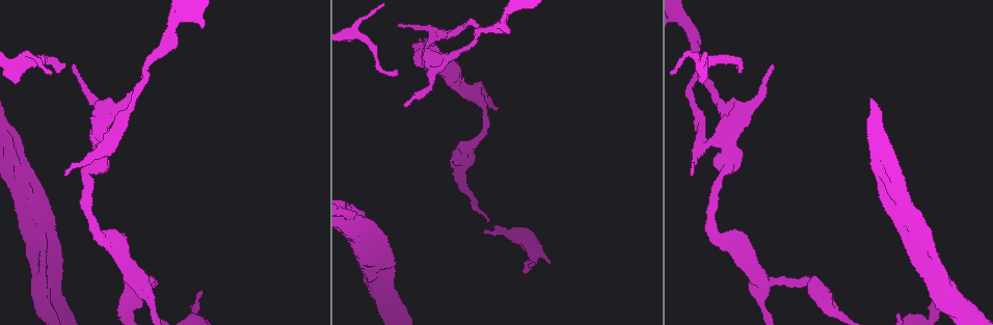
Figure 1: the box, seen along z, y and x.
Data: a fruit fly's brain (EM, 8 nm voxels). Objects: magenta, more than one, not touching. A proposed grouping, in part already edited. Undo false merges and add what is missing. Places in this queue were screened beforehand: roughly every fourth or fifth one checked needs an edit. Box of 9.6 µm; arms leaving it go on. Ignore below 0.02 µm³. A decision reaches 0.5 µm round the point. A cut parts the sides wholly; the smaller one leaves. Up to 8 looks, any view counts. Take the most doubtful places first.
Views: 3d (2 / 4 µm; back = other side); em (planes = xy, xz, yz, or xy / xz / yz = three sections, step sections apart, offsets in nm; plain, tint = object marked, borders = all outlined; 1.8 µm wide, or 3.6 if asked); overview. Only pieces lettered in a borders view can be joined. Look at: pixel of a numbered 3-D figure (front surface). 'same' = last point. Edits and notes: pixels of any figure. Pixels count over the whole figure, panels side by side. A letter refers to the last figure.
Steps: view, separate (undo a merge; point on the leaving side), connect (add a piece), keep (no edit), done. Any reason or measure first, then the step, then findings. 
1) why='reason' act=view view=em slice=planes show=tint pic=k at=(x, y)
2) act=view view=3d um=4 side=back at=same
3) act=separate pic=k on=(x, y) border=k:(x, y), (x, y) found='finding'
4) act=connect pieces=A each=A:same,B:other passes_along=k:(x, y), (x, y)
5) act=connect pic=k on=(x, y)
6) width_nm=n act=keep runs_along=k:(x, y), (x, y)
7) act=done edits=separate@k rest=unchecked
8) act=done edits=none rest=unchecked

why='thin end' act=view view=3d um=4 pic=1 at=(396, 70)

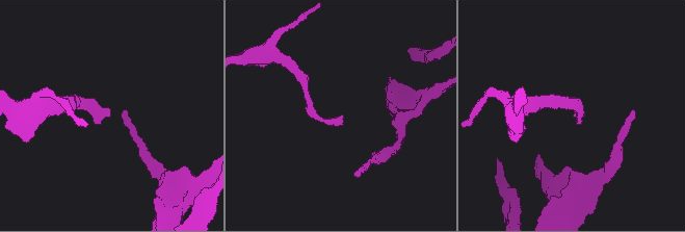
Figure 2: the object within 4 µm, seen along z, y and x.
act=view view=em slice=planes show=borders pic=2 at=(576, 116)

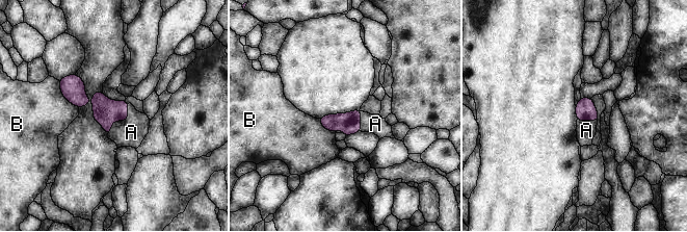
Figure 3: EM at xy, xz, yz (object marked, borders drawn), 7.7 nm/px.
act=connect pieces=A each=A:same,B:other passes_along=3:(105, 111), (120, 120), (131, 132) found='the neuron continues'

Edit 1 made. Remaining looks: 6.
act=view view=overview

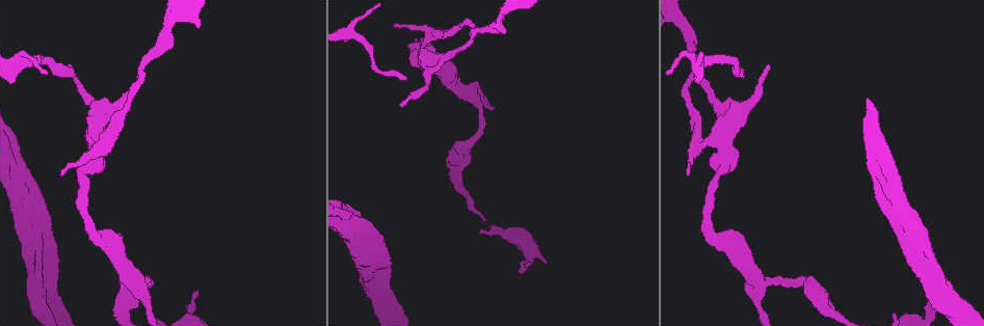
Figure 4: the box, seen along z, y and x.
why='branch stops here' act=view view=em slice=planes show=borders pic=4 at=(198, 293)

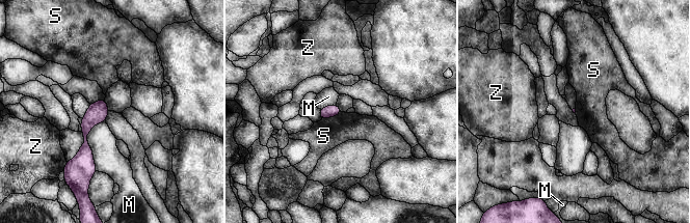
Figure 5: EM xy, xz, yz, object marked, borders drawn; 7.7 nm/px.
act=keep each=M:other,S:other,Z:other border=5:(342, 112), (320, 120) found='none of them fits'

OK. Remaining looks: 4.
why='an open end' act=view view=em slice=xz step=16 show=borders pic=4 at=(482, 230)

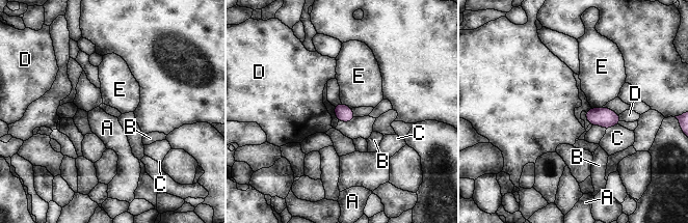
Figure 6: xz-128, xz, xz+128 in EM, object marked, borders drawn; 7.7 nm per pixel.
act=keep each=A:other,B:other,C:other,D:other,E:other border=6:(602, 106), (591, 108) found='no lettered piece goes on from it'

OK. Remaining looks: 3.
act=done edits=connect@3 rest=unchecked

